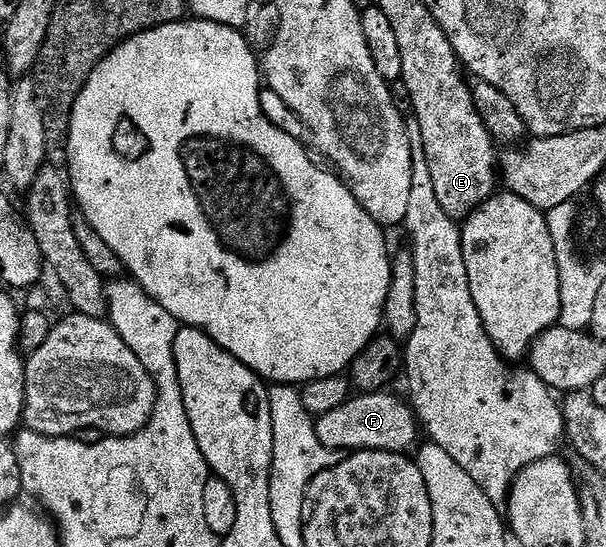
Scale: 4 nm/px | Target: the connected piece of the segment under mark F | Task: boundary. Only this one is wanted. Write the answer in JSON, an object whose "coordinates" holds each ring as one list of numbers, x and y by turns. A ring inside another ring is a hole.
{"coordinates":[[382,391,353,395,347,403,343,403,343,407,335,407,335,411,327,411,327,415,316,418,319,441,324,447,331,449,346,451,378,449,388,453,408,454,418,444,417,414,413,412,408,400,401,398,400,401,391,394,392,392]]}

